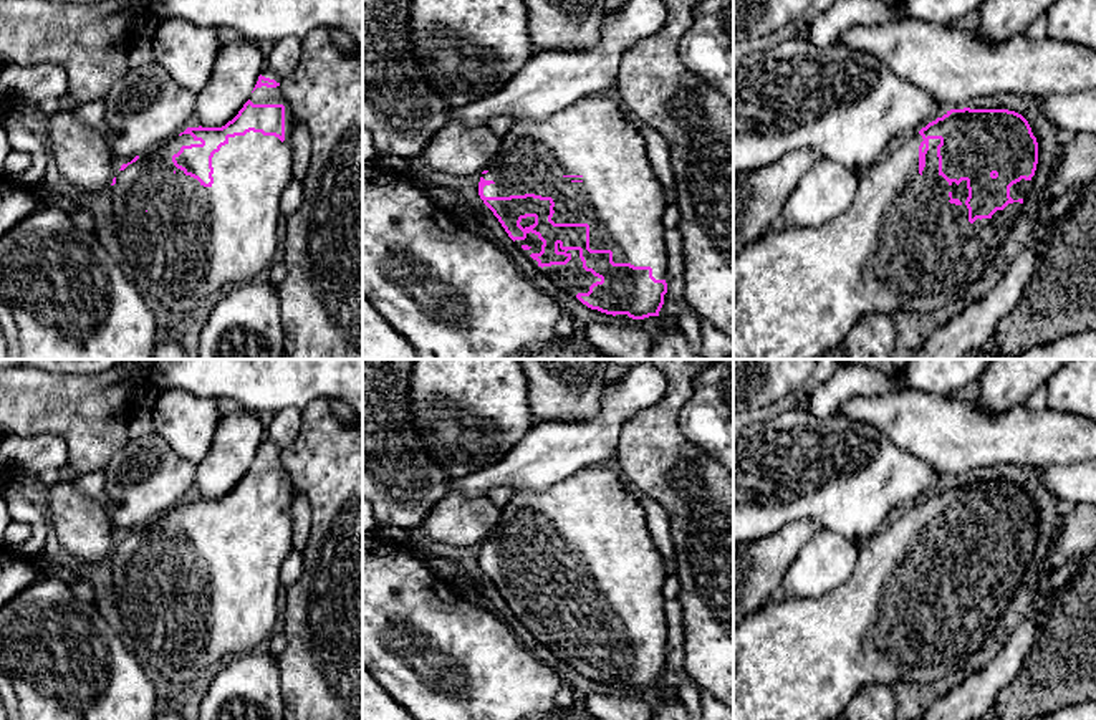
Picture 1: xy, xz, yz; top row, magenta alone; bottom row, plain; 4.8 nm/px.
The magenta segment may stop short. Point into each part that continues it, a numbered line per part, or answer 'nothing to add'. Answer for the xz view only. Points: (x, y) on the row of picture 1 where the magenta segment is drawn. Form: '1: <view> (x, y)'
1: xz (621, 199)

